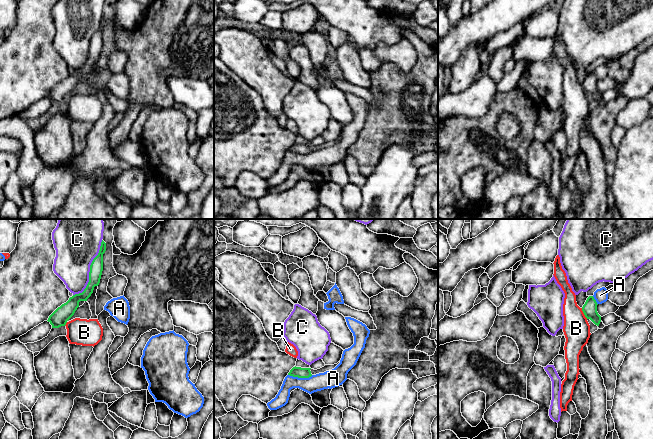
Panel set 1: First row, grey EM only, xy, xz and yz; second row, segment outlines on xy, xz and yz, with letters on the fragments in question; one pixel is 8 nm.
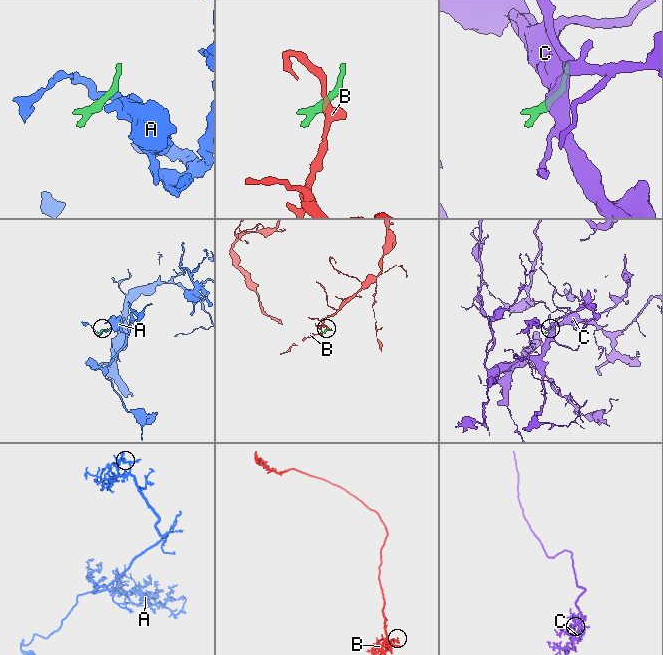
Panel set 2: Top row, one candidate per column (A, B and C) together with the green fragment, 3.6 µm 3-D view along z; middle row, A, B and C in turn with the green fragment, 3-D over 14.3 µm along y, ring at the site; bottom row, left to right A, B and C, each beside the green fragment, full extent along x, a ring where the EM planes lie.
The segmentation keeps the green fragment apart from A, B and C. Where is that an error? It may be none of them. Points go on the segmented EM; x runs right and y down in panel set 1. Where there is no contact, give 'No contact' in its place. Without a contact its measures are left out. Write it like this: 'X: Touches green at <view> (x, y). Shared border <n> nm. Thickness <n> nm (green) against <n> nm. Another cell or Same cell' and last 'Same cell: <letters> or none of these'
A: Touches green at xz (300, 377). Shared border 200 nm. Thickness 90 nm (green) against 150 nm. Another cell
B: Touches green at yz (583, 312). Shared border 100 nm. Thickness 120 nm (green) against 220 nm. Another cell
C: Touches green at xy (90, 270). Shared border 500 nm. Thickness 110 nm (green) against 380 nm. Another cell
Same cell: none of these

